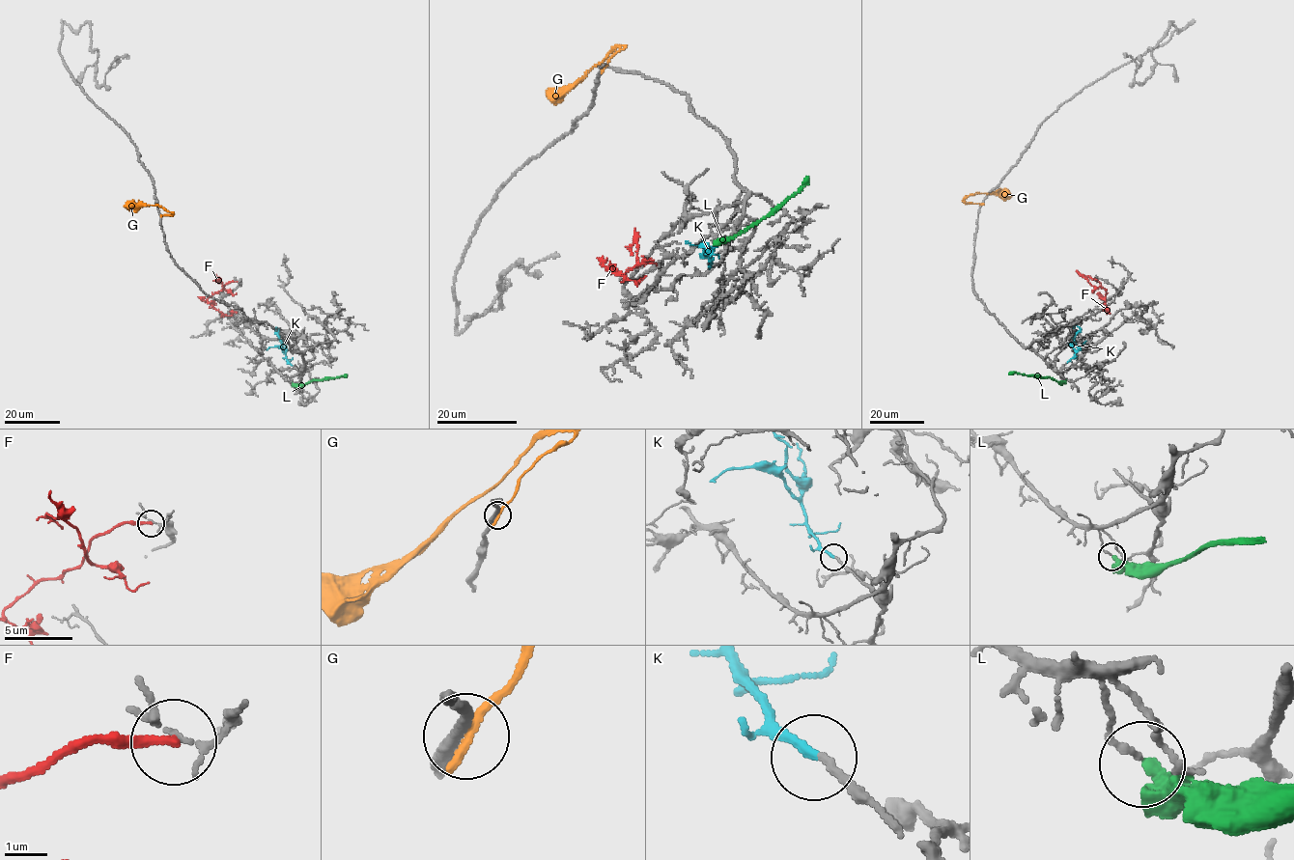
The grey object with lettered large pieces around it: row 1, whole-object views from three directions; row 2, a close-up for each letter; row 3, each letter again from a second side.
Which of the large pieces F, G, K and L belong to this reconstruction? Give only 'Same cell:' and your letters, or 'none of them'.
Same cell: K

